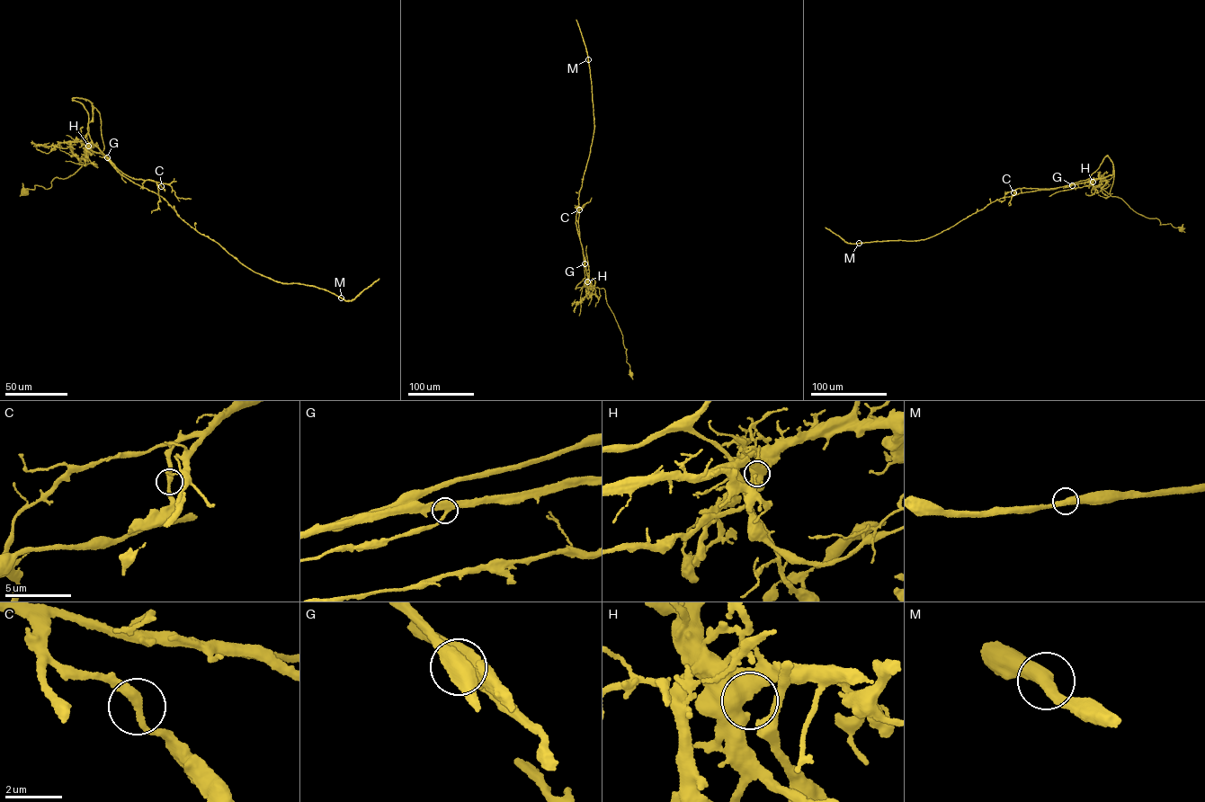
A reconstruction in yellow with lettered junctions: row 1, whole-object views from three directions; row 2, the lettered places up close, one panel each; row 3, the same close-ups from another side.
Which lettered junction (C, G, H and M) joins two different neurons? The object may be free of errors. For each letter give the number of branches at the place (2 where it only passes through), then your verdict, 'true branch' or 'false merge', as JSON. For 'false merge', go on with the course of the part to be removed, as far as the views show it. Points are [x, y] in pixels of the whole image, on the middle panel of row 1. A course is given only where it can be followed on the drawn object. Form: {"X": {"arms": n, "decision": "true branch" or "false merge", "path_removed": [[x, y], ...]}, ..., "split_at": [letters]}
{"C": {"arms": 2, "decision": "true branch"}, "G": {"arms": 3, "decision": "true branch"}, "H": {"arms": 2, "decision": "true branch"}, "M": {"arms": 2, "decision": "true branch"}, "split_at": []}

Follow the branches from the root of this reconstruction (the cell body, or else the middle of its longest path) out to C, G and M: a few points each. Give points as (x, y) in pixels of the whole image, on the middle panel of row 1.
C: (630, 374), (622, 335), (604, 289), (591, 287), (591, 289), (586, 285), (575, 222), (579, 209)
G: (630, 374), (622, 335), (607, 303), (605, 290), (593, 286), (590, 287), (591, 289), (586, 285), (584, 263)
M: (630, 374), (622, 335), (604, 289), (591, 287), (591, 289), (584, 277), (578, 200), (594, 128), (588, 59)

